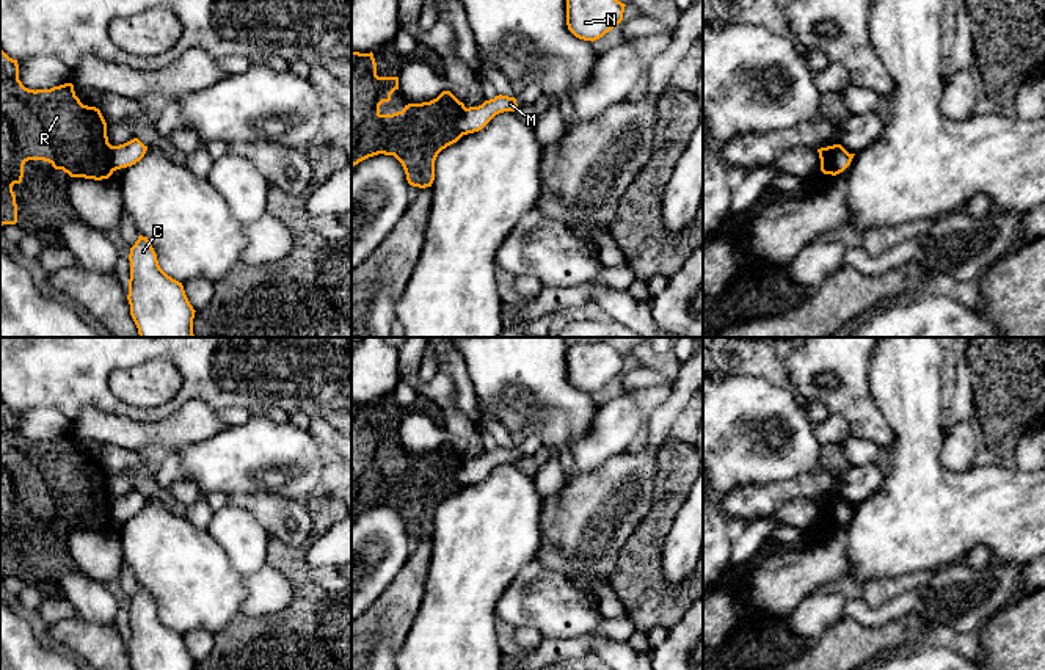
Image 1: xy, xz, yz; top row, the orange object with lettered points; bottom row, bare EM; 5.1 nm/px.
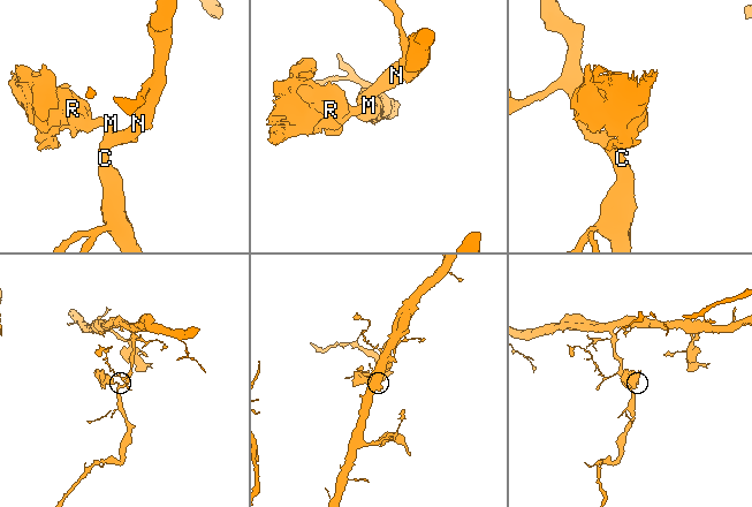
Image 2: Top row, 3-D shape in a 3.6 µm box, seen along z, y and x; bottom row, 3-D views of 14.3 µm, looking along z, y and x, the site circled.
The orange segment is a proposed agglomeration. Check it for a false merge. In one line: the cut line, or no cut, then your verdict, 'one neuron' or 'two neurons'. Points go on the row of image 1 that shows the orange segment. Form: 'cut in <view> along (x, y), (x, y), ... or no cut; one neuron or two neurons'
cut in yz along (837, 145), (832, 163), (843, 170); two neurons

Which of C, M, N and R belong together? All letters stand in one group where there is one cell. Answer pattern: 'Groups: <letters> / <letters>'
Groups: C M N / R

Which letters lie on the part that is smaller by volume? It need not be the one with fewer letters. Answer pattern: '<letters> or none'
R

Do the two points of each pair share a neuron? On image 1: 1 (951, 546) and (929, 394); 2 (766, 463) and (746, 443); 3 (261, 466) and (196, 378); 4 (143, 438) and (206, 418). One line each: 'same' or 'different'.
1: same
2: same
3: different
4: same

